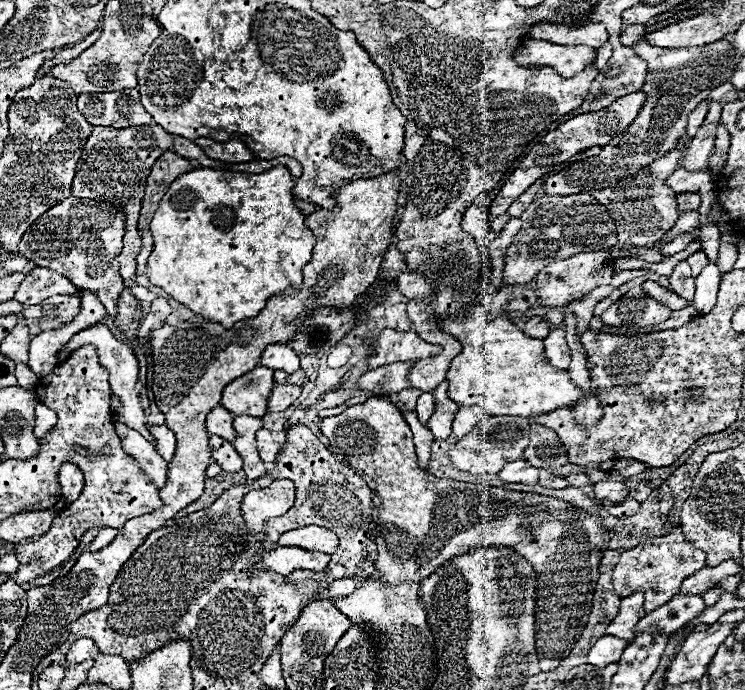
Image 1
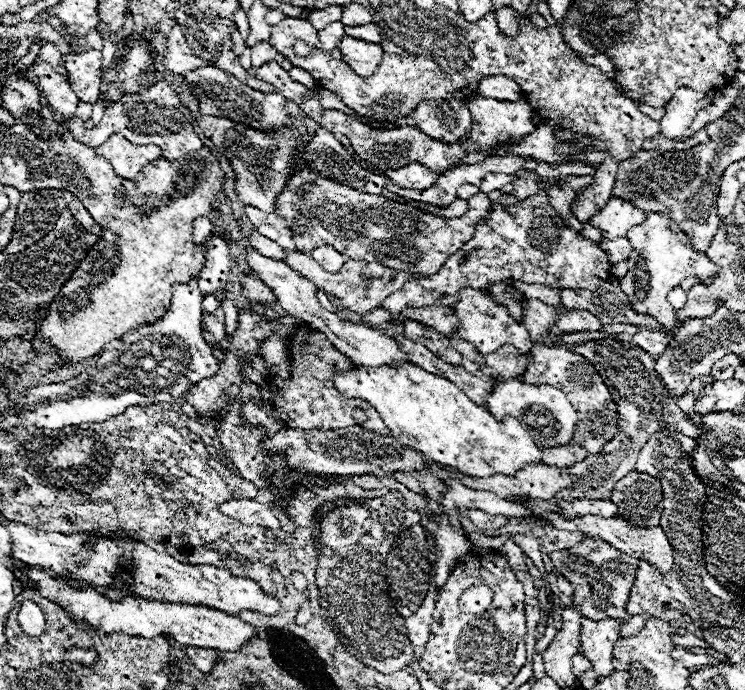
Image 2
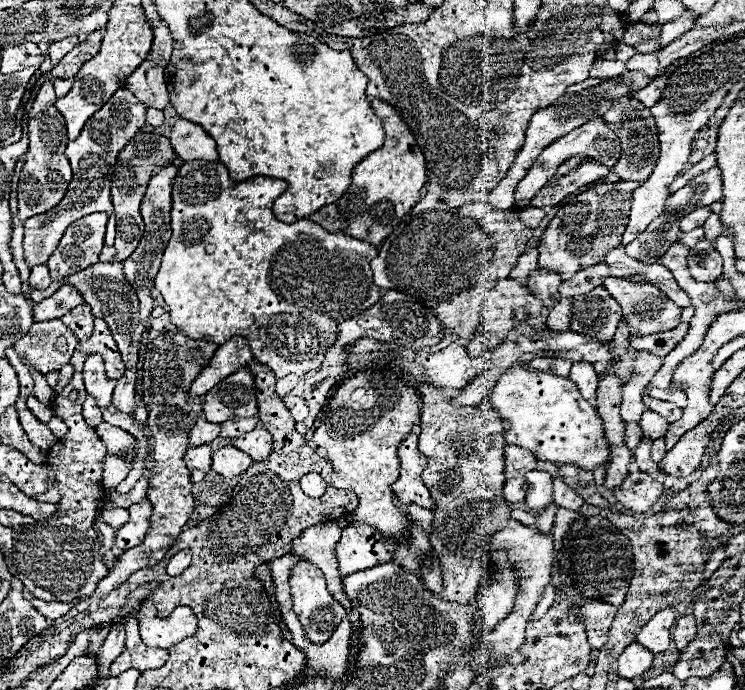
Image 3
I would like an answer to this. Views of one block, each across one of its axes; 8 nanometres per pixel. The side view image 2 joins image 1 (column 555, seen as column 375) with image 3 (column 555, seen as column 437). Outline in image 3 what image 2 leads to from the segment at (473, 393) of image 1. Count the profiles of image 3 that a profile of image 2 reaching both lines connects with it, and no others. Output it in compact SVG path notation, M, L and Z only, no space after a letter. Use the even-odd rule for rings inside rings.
M514 364L500 376L496 388L486 400L498 416L510 424L504 434L508 444L526 446L540 460L556 464L576 462L586 470L596 470L600 464L608 462L610 448L604 438L604 428L596 406L584 400L576 384L568 378L542 370L530 370L526 364Z

